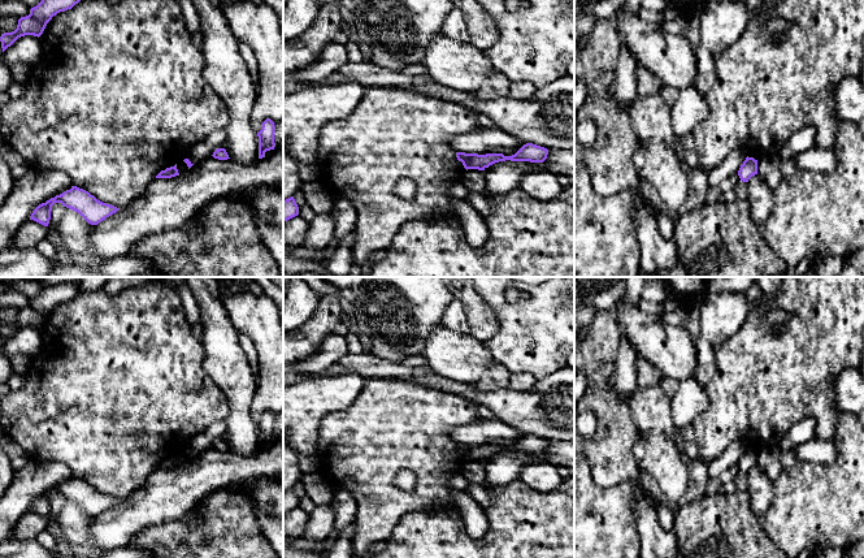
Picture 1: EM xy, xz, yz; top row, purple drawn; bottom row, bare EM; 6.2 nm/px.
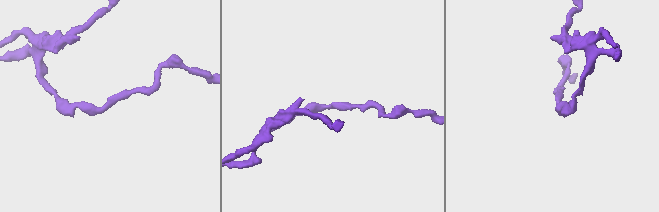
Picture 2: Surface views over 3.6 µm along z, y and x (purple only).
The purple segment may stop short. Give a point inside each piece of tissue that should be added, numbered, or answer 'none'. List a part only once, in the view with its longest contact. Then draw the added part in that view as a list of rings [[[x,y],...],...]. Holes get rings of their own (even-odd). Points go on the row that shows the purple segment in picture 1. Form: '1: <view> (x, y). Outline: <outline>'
none

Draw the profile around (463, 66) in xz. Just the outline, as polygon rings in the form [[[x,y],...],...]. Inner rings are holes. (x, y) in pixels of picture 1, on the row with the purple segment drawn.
[[[443,34],[426,46],[421,64],[434,83],[474,94],[495,73],[483,51],[469,43],[456,42]]]

